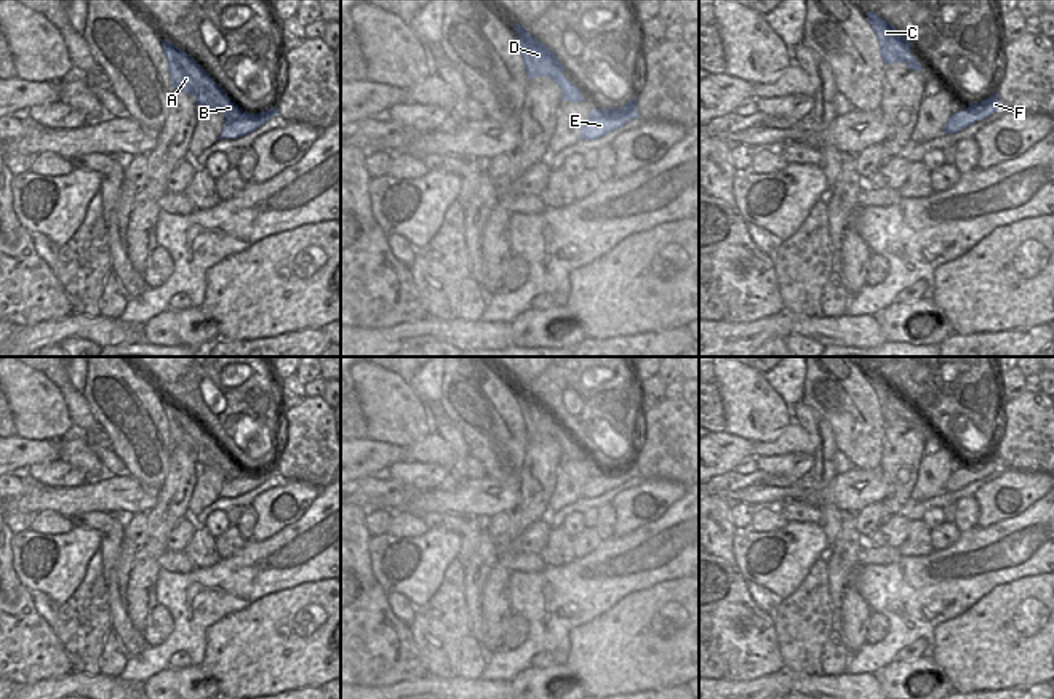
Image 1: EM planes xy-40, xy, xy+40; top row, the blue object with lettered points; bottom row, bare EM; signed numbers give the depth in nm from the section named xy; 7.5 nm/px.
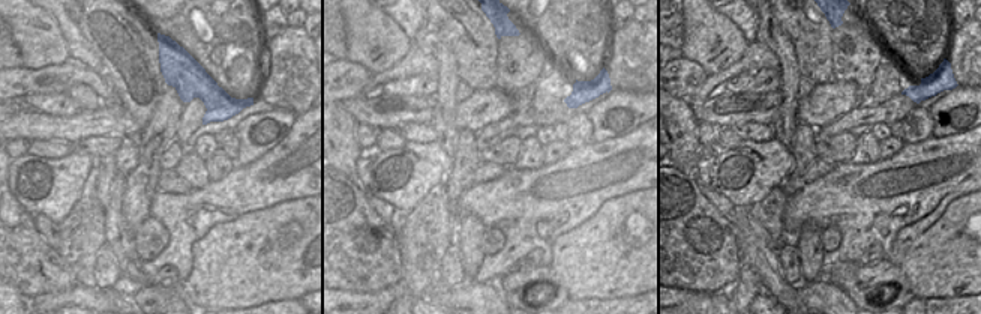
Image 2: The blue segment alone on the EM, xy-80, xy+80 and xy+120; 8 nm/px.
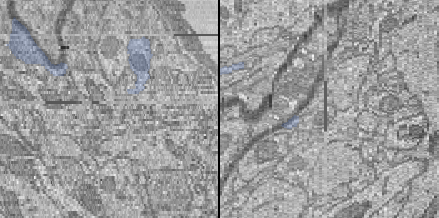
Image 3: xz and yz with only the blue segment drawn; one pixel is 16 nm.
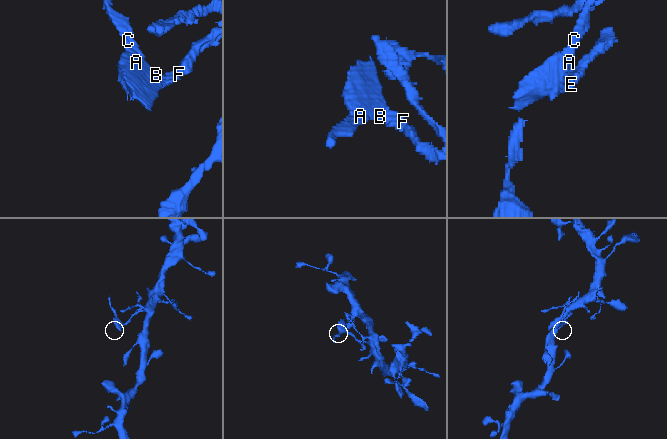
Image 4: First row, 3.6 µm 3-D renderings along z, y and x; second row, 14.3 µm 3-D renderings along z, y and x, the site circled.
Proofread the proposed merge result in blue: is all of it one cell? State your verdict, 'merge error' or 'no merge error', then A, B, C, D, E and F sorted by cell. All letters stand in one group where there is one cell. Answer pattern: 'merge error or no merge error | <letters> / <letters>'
merge error | A B C D E / F

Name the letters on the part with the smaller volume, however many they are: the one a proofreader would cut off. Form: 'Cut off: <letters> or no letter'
Cut off: A, B, C, D, E

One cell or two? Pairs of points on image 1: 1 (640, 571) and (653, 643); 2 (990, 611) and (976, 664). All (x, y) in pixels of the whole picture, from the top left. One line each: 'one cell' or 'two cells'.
1: two cells
2: one cell

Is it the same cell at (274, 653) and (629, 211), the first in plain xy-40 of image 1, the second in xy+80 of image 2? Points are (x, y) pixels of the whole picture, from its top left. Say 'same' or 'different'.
same

